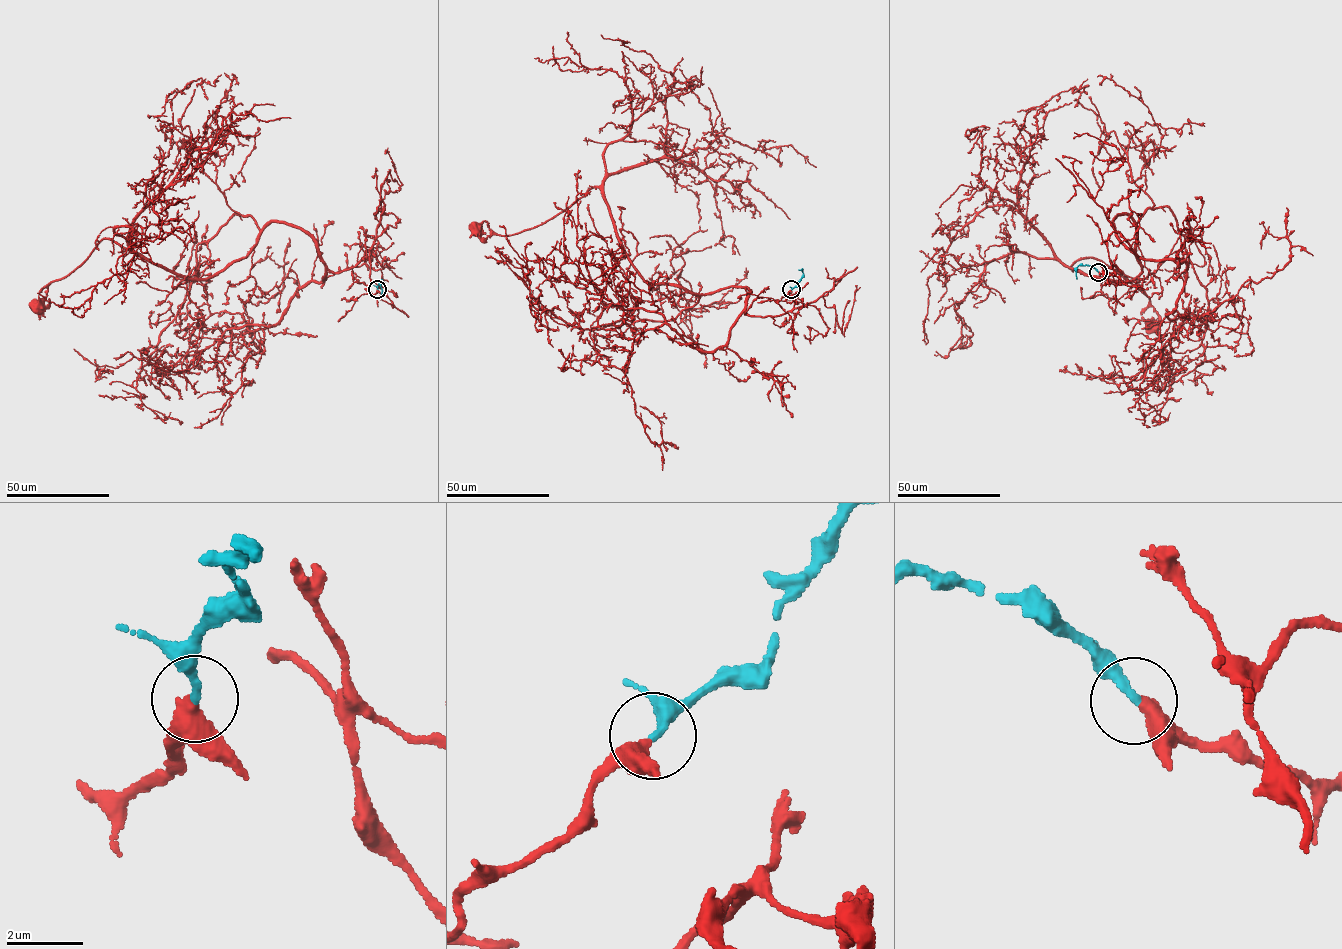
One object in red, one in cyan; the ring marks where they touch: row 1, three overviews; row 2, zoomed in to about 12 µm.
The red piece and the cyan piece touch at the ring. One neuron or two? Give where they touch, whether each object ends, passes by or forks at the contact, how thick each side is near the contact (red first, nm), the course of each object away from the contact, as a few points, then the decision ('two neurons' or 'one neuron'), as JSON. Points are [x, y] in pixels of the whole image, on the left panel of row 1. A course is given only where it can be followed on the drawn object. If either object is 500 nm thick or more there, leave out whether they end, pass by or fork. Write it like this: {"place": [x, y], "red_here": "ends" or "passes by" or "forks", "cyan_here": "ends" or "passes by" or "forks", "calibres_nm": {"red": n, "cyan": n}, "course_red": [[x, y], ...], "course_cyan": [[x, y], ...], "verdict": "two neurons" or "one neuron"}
{"place": [377, 289], "calibres_nm": {"red": 550, "cyan": 240}, "course_red": [[377, 289], [368, 289], [368, 250], [333, 272], [314, 240], [272, 222], [206, 279], [100, 240], [38, 308]], "course_cyan": [[377, 289], [380, 280], [380, 294]], "verdict": "one neuron"}

